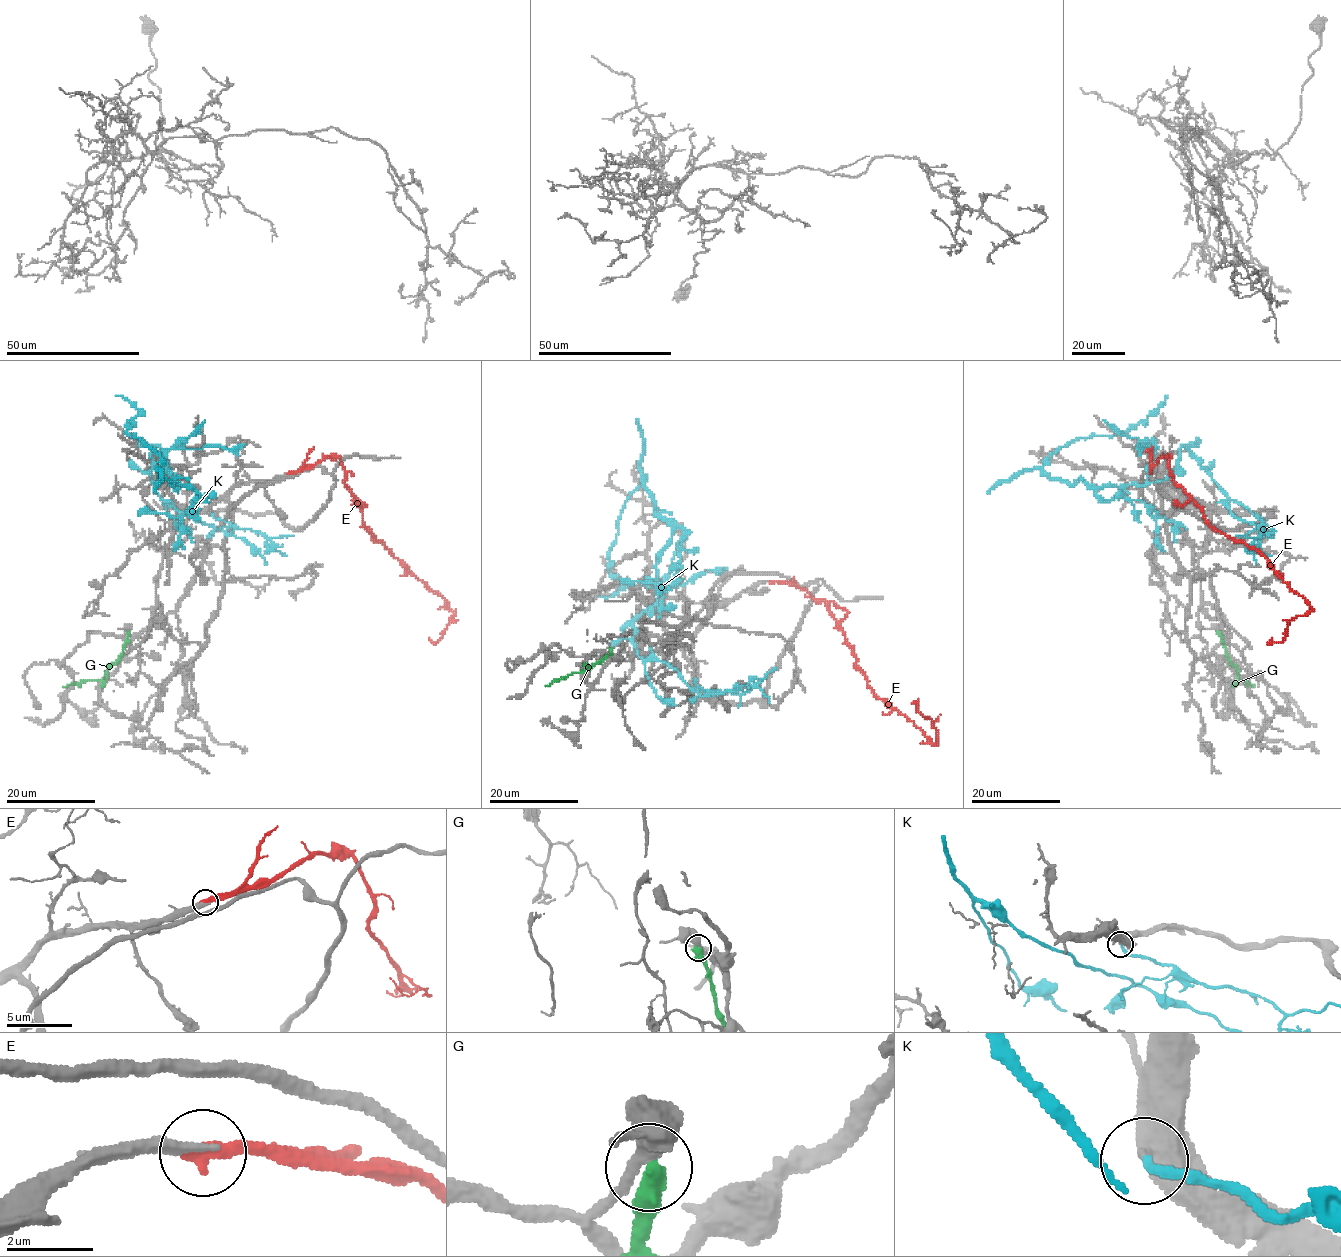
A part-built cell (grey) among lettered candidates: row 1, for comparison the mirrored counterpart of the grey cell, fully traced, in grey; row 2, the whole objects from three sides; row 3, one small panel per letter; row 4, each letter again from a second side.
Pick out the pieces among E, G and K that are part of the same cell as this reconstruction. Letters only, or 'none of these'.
E

